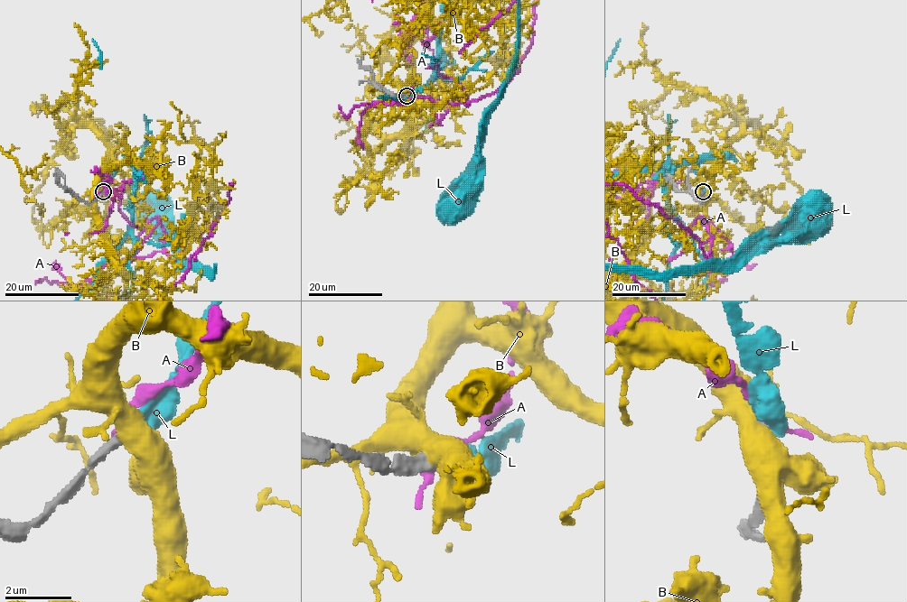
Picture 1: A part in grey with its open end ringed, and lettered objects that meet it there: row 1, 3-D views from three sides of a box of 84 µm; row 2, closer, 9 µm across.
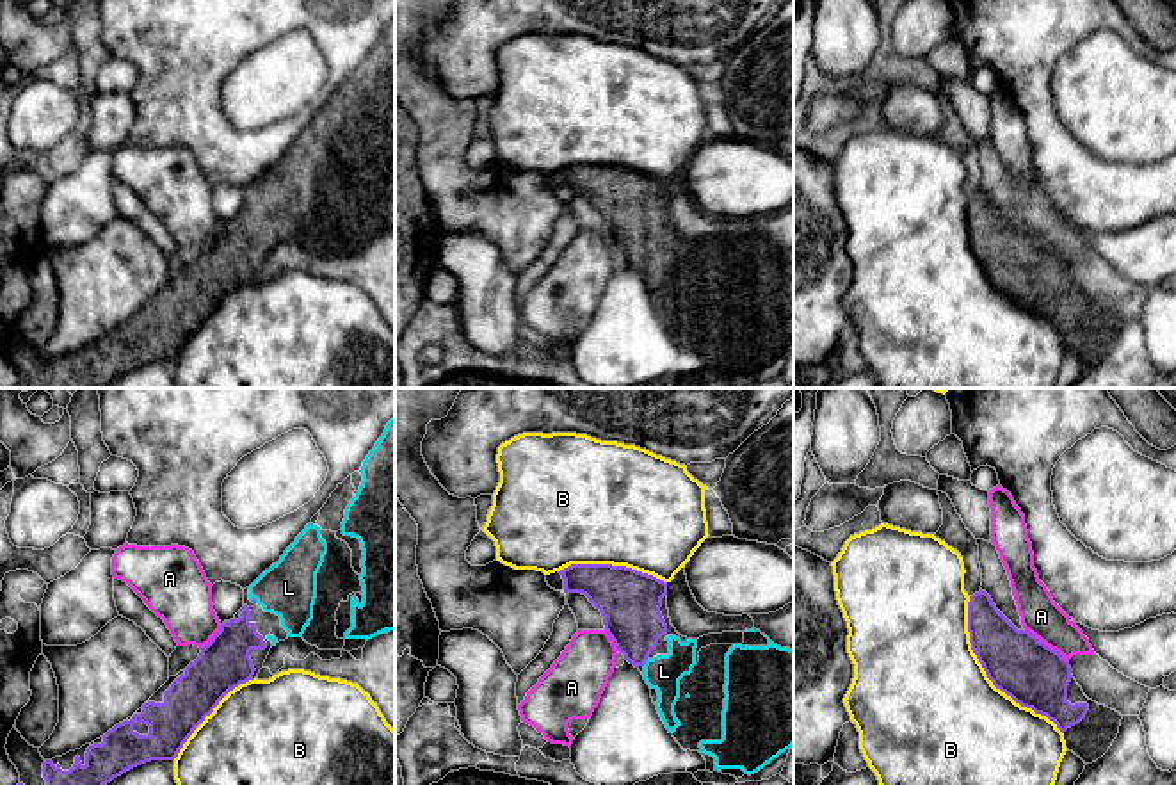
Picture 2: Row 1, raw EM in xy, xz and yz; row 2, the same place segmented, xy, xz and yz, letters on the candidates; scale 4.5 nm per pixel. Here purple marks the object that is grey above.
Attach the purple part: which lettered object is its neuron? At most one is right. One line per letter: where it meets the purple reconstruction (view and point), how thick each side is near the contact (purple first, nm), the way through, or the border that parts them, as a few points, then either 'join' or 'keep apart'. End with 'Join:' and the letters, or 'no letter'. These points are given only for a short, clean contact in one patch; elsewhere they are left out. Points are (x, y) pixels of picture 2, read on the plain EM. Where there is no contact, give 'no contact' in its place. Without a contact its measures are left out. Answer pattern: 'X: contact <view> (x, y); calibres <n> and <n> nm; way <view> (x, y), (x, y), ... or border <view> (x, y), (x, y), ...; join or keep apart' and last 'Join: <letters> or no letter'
A: contact yz (1045, 246); calibres 280 and 180 nm; border yz (1025, 230), (1068, 264); keep apart
B: contact yz (988, 278); calibres 280 and 500 nm; keep apart
L: contact xz (644, 264); calibres 260 and 160 nm; way xz (630, 210), (636, 253), (644, 264), (657, 273), (664, 273); join
Join: L

